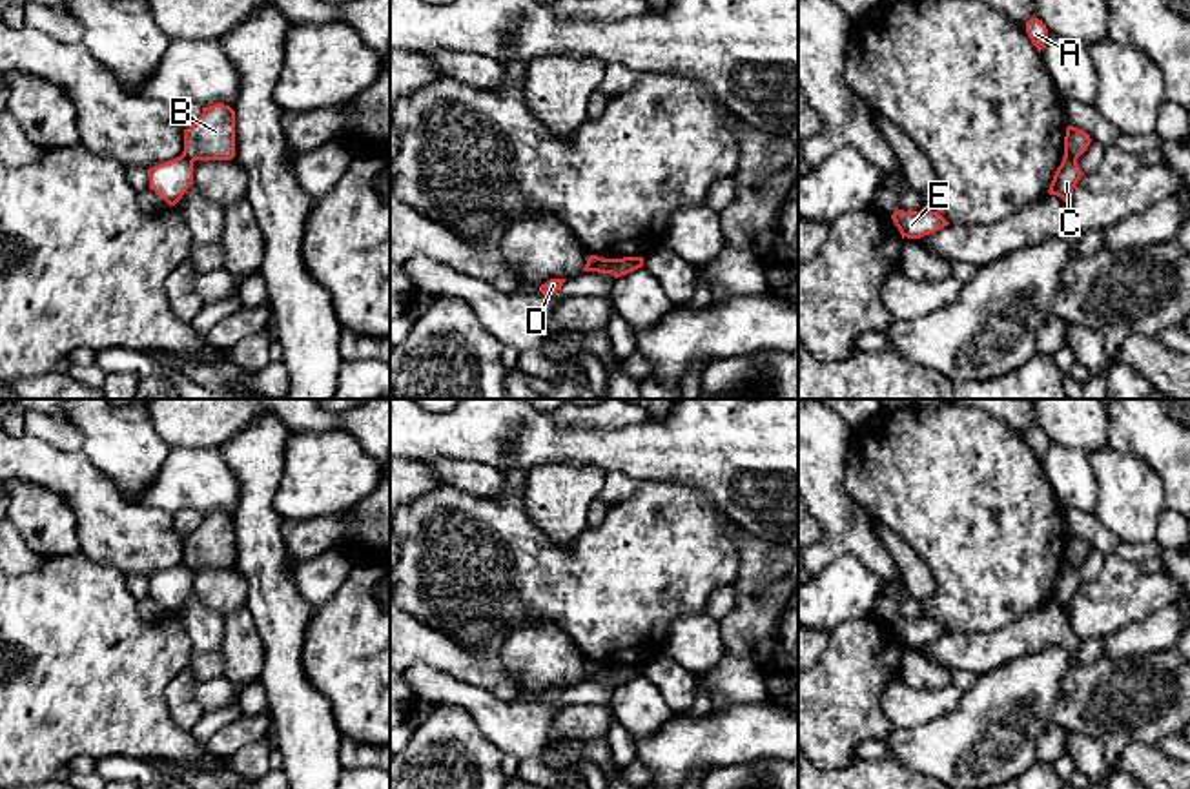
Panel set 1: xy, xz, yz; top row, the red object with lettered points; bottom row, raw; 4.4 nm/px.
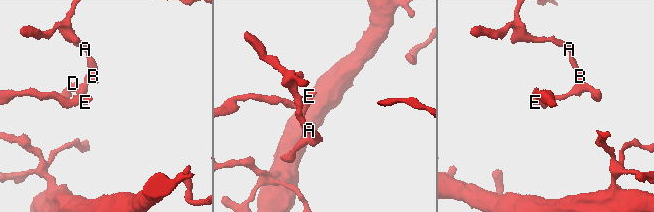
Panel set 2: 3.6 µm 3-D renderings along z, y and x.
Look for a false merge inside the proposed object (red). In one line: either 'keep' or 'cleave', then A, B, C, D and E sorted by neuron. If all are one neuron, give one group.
cleave; A B / C D E

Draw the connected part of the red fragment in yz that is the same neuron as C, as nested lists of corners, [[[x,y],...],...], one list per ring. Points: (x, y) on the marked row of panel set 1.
[[[1064,155],[1057,168],[1048,193],[1061,197],[1064,202],[1070,200],[1073,188],[1084,173],[1079,169],[1077,159]]]

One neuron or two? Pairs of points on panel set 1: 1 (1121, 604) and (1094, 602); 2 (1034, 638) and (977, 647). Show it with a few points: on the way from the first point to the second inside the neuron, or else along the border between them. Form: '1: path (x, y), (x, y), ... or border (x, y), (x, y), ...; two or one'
1: path (1114, 602), (1101, 602); one
2: path (1019, 638), (992, 647); one

